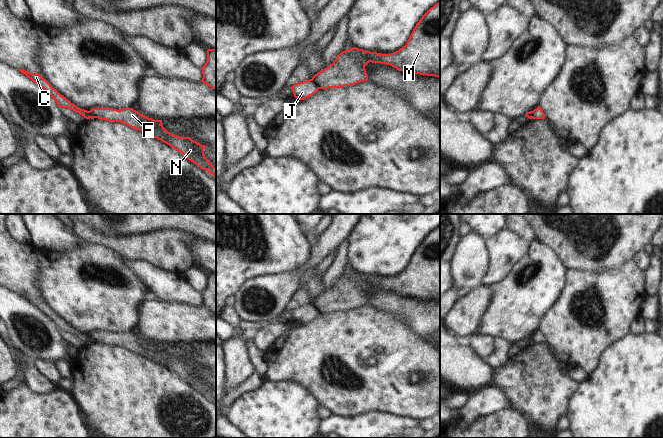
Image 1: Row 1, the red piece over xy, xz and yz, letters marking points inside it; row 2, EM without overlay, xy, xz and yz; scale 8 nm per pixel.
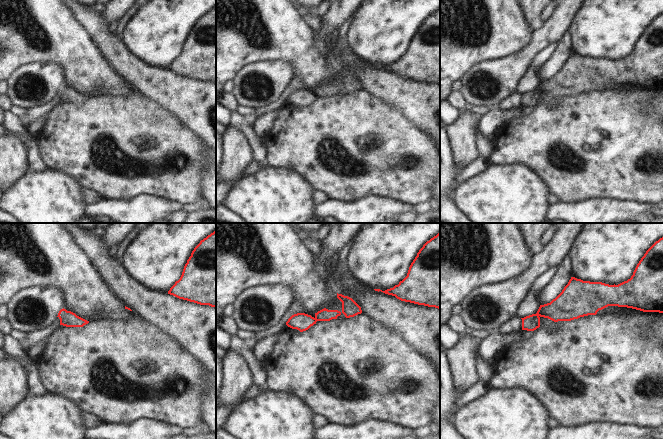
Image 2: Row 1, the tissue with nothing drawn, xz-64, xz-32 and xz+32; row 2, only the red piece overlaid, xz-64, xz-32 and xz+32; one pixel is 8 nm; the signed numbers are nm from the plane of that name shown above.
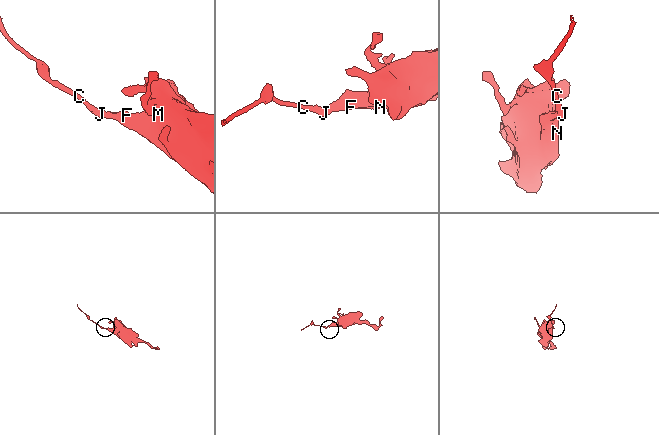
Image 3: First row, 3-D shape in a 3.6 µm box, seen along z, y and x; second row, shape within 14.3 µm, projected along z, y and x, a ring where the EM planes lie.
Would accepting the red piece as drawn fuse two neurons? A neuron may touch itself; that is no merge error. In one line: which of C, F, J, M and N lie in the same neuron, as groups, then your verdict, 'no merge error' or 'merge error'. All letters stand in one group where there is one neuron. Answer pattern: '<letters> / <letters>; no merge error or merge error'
C J / F M N; merge error

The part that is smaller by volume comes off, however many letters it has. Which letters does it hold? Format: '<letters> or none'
C, J

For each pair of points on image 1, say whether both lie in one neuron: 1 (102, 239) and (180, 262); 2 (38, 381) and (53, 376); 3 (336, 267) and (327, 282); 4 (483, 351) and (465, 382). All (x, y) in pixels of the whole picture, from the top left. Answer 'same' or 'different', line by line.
1: same
2: different
3: same
4: different

